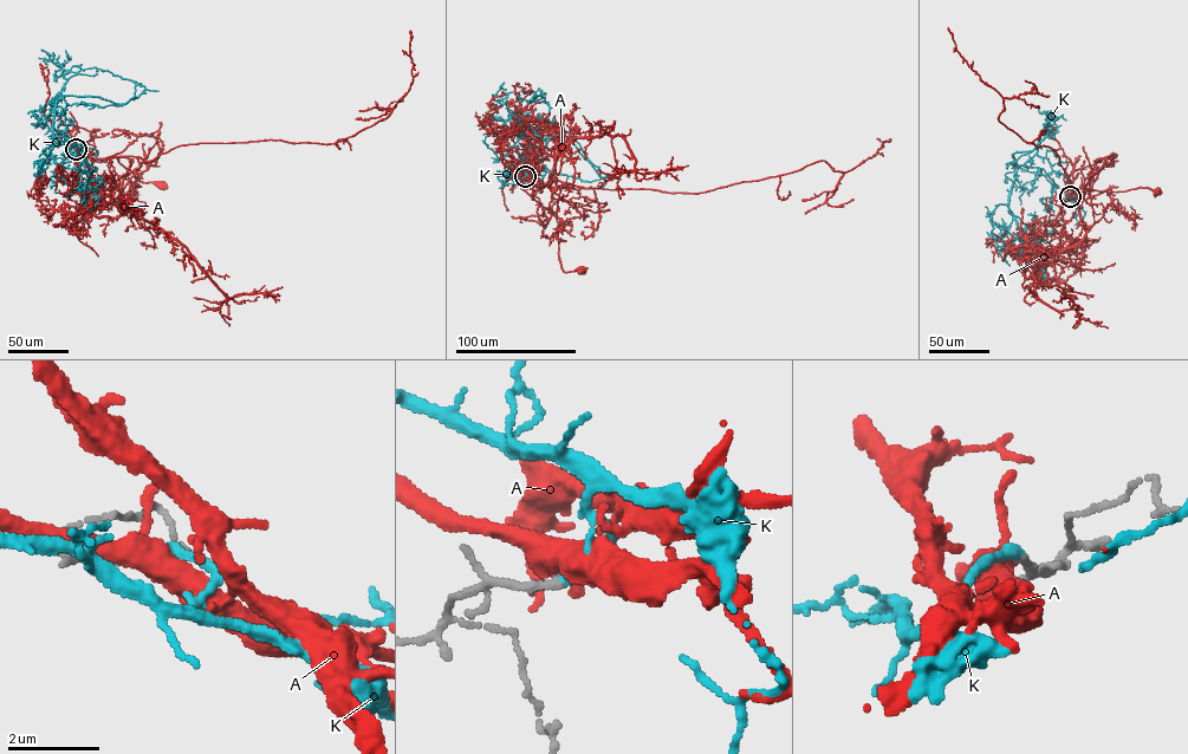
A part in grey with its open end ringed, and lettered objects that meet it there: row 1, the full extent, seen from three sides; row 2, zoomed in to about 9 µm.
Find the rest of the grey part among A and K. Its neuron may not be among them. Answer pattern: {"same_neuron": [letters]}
{"same_neuron": ["K"]}

